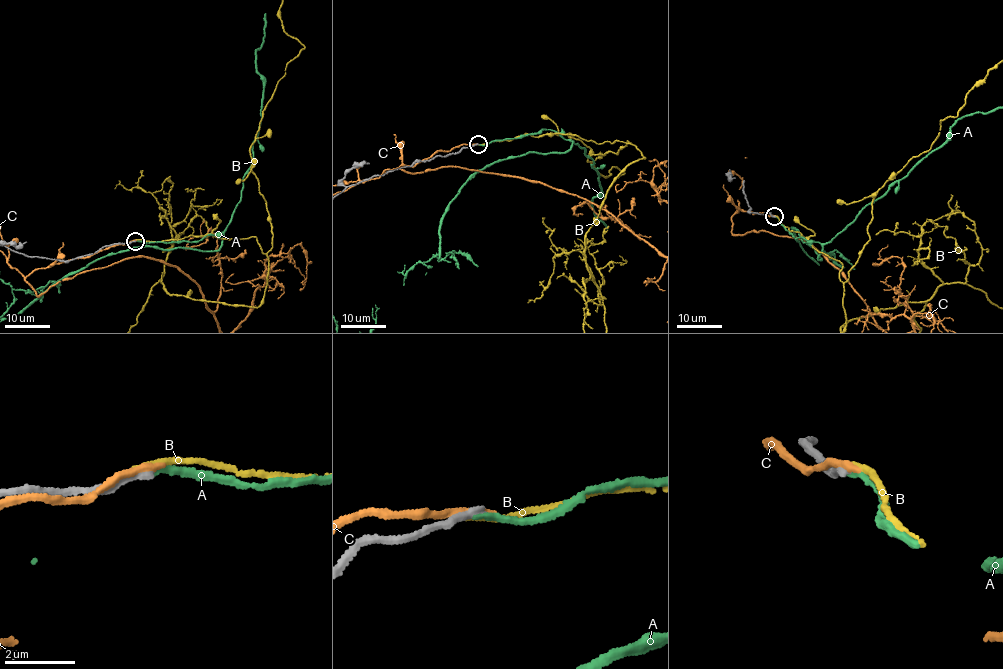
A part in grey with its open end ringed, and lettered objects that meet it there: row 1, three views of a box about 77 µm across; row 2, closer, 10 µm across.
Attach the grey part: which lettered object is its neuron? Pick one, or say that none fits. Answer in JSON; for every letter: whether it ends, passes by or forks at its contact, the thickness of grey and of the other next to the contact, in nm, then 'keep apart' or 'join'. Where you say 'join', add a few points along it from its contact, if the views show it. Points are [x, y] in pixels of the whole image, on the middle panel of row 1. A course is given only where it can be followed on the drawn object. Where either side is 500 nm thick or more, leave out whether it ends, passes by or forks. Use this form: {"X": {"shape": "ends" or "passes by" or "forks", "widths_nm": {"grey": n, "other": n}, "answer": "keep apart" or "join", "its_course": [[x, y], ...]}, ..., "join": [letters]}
{"A": {"shape": "ends", "widths_nm": {"grey": 240, "other": 160}, "answer": "keep apart"}, "B": {"shape": "ends", "widths_nm": {"grey": 240, "other": 180}, "answer": "keep apart"}, "C": {"shape": "ends", "widths_nm": {"grey": 280, "other": 260}, "answer": "keep apart"}, "join": []}

